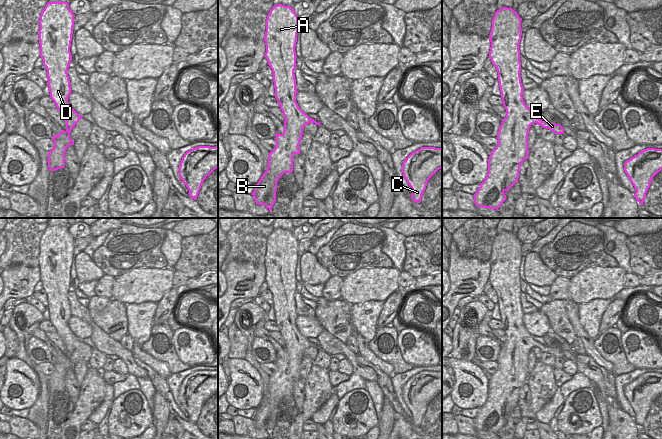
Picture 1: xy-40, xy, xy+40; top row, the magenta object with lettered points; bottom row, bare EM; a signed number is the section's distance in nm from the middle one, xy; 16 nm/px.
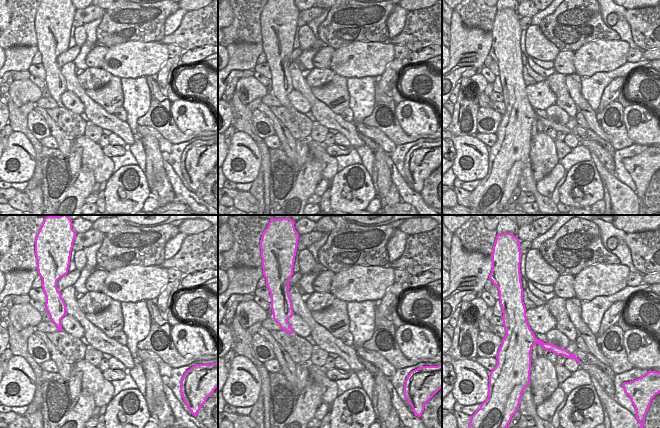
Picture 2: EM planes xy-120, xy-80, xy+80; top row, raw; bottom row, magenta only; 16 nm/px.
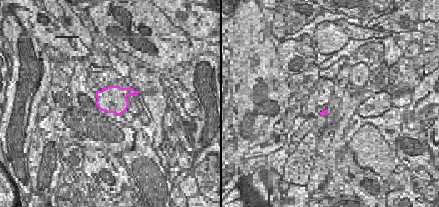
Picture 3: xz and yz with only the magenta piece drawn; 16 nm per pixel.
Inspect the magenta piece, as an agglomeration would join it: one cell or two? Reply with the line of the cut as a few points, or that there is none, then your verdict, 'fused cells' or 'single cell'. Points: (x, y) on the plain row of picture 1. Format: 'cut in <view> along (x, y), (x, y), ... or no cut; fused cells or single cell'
cut in xy+40 along (538, 342), (535, 346); fused cells

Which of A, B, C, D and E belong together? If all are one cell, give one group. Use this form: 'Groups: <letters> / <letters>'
Groups: A B D / C E.

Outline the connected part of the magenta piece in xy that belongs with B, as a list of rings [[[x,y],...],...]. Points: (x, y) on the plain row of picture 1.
[[[278,228],[273,230],[266,243],[265,282],[273,296],[275,322],[280,329],[285,345],[283,357],[278,358],[276,355],[276,371],[269,377],[267,394],[263,397],[251,419],[254,421],[256,428],[265,429],[270,437],[276,425],[277,406],[284,397],[292,397],[293,381],[295,378],[300,378],[299,368],[304,350],[314,345],[299,332],[296,326],[298,315],[296,313],[294,294],[296,293],[297,281],[295,270],[298,257],[298,242],[293,231]]]

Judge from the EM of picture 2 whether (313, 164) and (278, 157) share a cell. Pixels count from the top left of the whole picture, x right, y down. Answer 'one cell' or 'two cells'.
two cells

